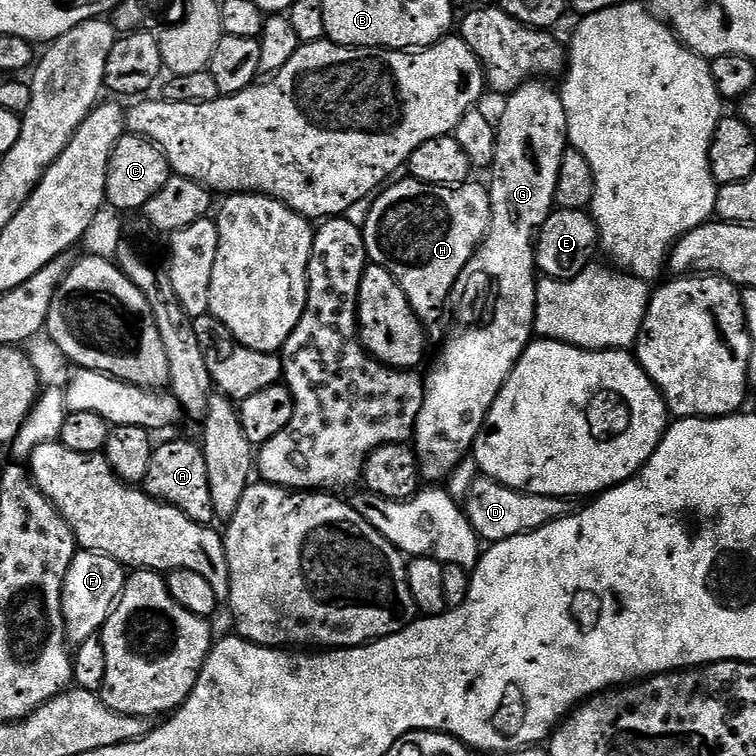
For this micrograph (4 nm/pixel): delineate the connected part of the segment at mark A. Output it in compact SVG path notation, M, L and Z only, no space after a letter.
M172 440L153 453L150 470L143 482L149 496L162 504L182 510L194 522L211 525L215 517L211 505L210 479L207 478L204 449L199 443L191 444L188 440Z

